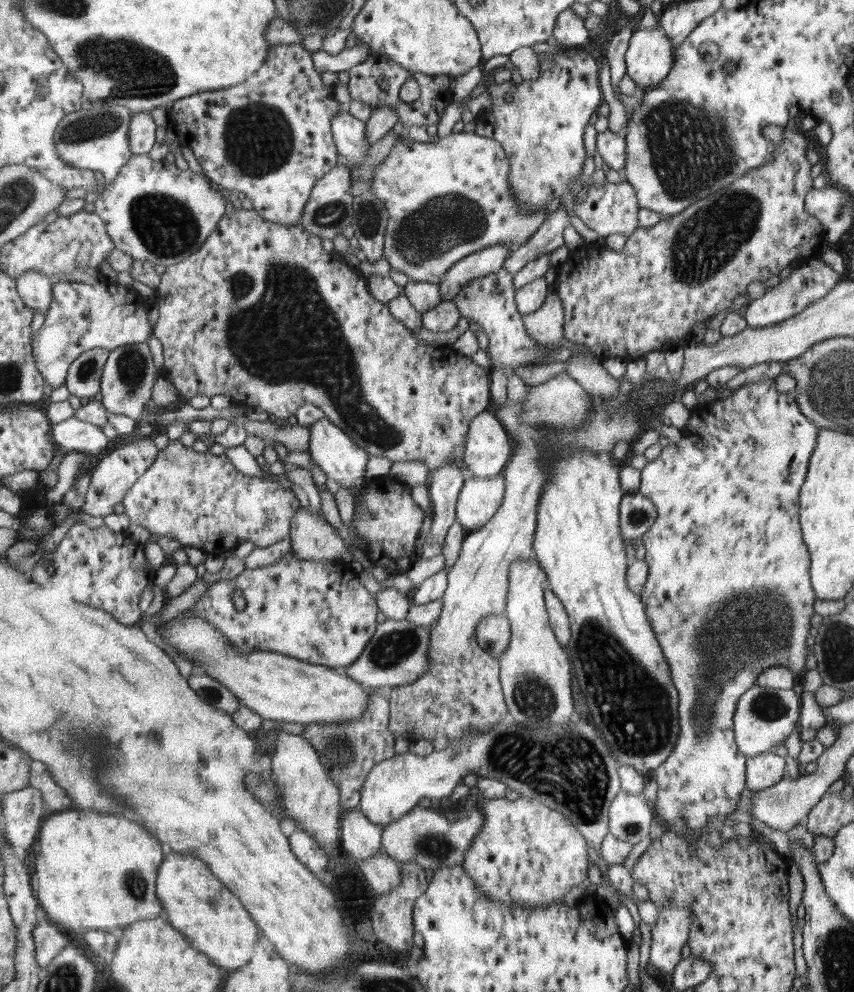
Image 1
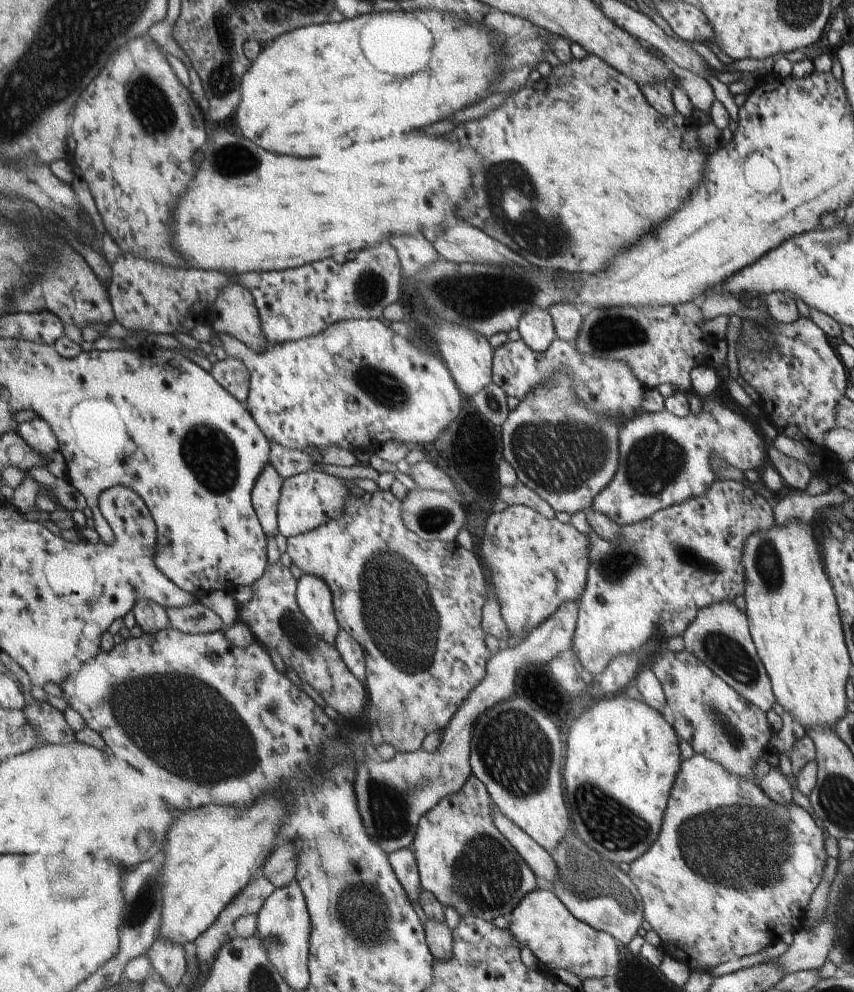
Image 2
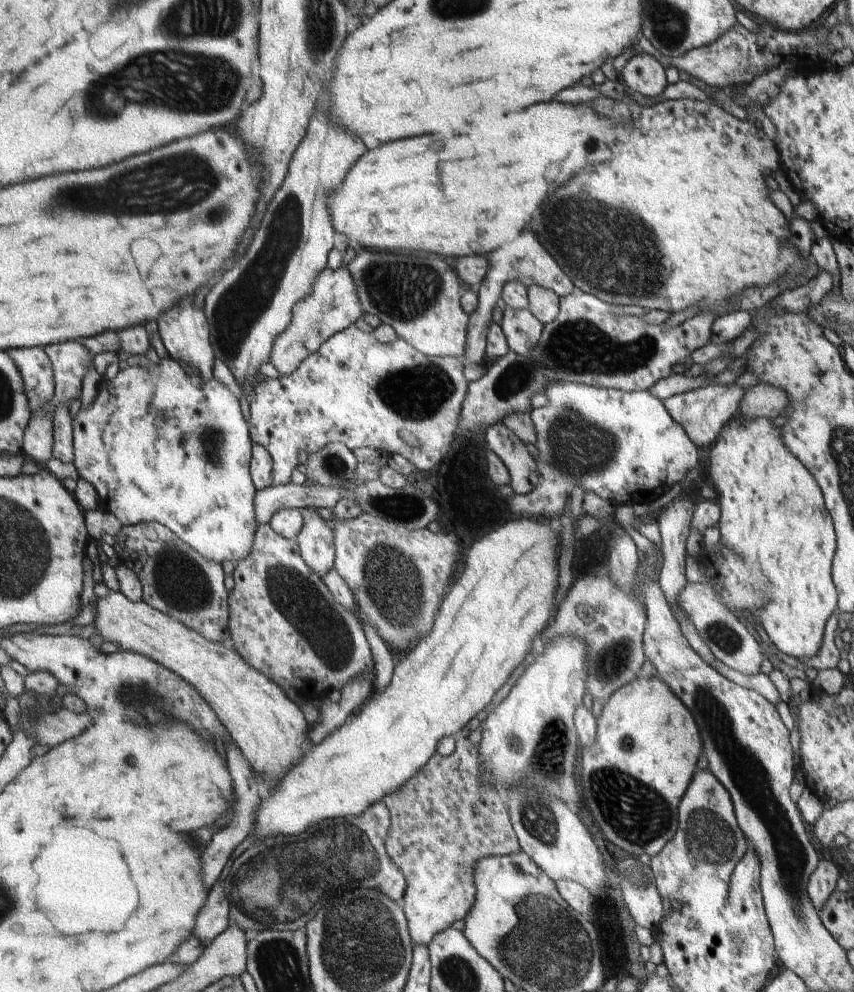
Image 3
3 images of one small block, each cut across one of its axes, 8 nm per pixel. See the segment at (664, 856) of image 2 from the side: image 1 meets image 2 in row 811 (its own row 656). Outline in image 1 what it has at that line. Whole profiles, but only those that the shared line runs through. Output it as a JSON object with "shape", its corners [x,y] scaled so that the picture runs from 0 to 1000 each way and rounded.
{"shape":[[[900,382],[872,387],[864,393],[858,393],[857,398],[848,403],[836,403],[822,410],[816,410],[810,414],[809,421],[806,423],[804,429],[800,431],[800,435],[801,442],[795,446],[776,446],[773,460],[766,464],[759,465],[759,468],[751,474],[748,496],[763,504],[763,507],[767,508],[767,513],[770,514],[770,521],[767,523],[767,528],[762,531],[762,534],[752,540],[754,552],[756,553],[755,566],[759,568],[760,575],[759,585],[756,586],[756,589],[754,589],[754,593],[749,600],[752,601],[753,608],[756,610],[759,625],[762,626],[763,633],[768,633],[767,641],[773,641],[772,649],[778,649],[778,657],[782,657],[781,667],[785,669],[786,684],[789,686],[790,693],[794,695],[795,699],[795,734],[797,736],[795,738],[794,748],[790,751],[789,758],[787,758],[782,766],[780,766],[780,768],[776,769],[776,772],[772,773],[770,776],[762,781],[762,786],[770,789],[770,799],[768,799],[768,825],[769,827],[775,827],[775,831],[778,831],[778,833],[780,833],[780,837],[782,837],[781,839],[789,839],[789,841],[794,841],[796,845],[801,845],[803,849],[808,849],[808,847],[813,847],[813,845],[815,845],[815,843],[820,843],[820,841],[824,843],[824,841],[841,839],[841,837],[848,833],[848,829],[850,829],[852,825],[852,820],[862,817],[864,806],[867,806],[867,798],[874,794],[874,790],[871,790],[871,782],[875,782],[875,778],[871,778],[874,762],[871,762],[869,758],[865,758],[865,754],[861,748],[859,738],[859,723],[862,716],[864,716],[867,704],[869,704],[870,700],[886,688],[889,680],[902,672],[923,668],[925,672],[927,672],[927,676],[930,676],[930,681],[936,685],[940,683],[945,676],[944,667],[946,661],[946,650],[948,649],[950,644],[947,637],[950,632],[948,625],[951,620],[954,618],[952,610],[956,605],[956,599],[953,597],[953,593],[951,593],[948,585],[948,556],[946,556],[946,550],[941,548],[939,532],[937,532],[937,528],[934,528],[934,510],[937,510],[937,492],[939,492],[941,482],[944,482],[944,476],[946,476],[947,464],[956,450],[959,432],[947,422],[945,422],[939,415],[937,415],[937,409],[934,409],[934,405],[930,402],[930,398],[913,397],[909,391],[909,383]]]}

